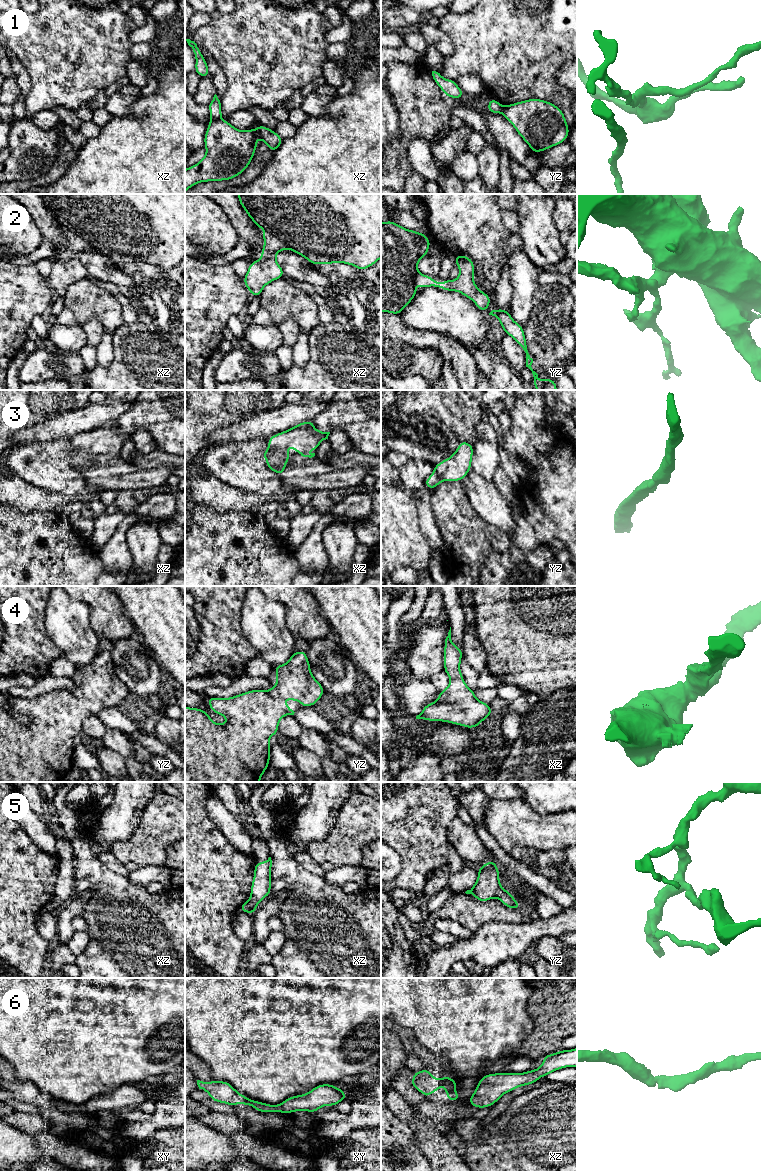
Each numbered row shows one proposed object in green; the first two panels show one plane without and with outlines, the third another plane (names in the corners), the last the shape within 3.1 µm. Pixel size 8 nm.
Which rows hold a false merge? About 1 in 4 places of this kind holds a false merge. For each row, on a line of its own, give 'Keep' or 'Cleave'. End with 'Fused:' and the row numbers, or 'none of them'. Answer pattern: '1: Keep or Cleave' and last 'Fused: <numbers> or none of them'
1: Cleave
2: Keep
3: Keep
4: Keep
5: Keep
6: Keep
Fused: 1

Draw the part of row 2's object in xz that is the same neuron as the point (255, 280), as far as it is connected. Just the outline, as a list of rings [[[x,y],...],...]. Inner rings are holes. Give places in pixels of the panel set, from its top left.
[[[238,194],[238,201],[254,224],[265,231],[261,259],[250,263],[243,278],[250,295],[260,297],[267,284],[283,277],[276,255],[285,249],[306,258],[311,265],[344,263],[358,270],[373,266],[381,258],[381,194]]]

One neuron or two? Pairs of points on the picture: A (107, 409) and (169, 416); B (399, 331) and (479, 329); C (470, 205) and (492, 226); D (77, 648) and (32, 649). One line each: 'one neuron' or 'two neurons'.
A: two neurons
B: two neurons
C: one neuron
D: two neurons

